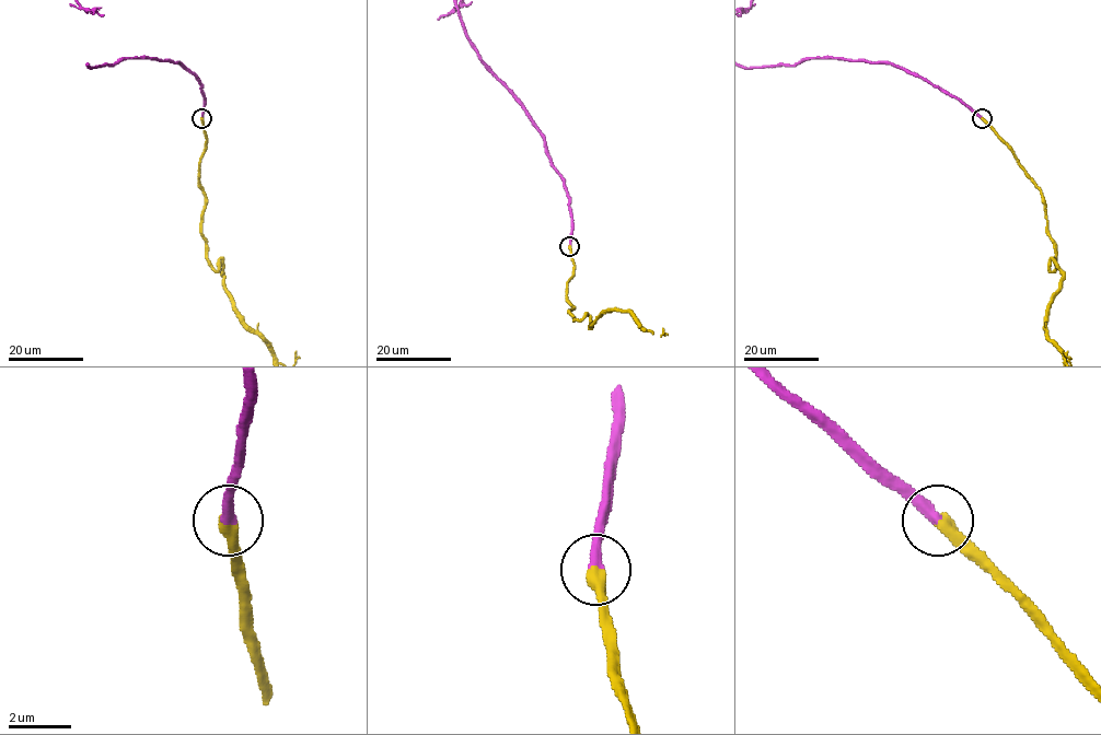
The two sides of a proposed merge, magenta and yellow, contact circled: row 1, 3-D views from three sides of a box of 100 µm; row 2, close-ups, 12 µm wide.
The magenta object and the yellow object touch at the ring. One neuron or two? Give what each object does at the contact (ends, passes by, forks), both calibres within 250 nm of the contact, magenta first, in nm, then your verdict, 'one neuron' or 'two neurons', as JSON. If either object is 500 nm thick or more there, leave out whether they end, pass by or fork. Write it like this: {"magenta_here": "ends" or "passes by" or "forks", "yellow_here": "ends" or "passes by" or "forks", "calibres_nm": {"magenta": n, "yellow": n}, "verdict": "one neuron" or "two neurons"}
{"magenta_here": "ends", "yellow_here": "ends", "calibres_nm": {"magenta": 360, "yellow": 460}, "verdict": "one neuron"}

